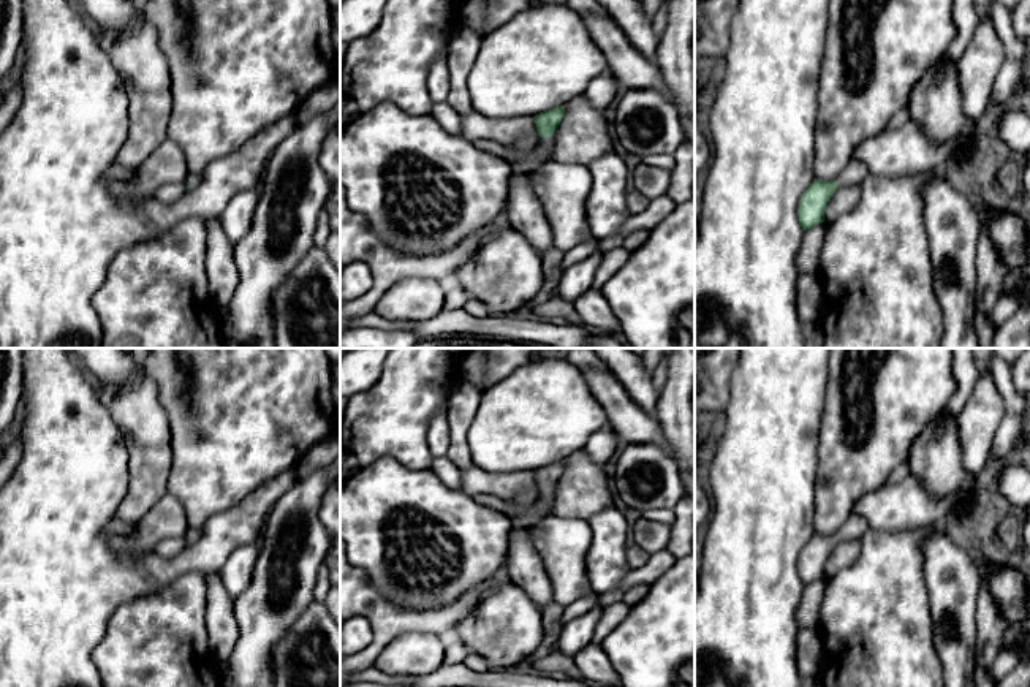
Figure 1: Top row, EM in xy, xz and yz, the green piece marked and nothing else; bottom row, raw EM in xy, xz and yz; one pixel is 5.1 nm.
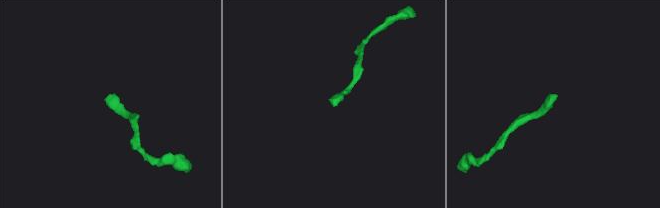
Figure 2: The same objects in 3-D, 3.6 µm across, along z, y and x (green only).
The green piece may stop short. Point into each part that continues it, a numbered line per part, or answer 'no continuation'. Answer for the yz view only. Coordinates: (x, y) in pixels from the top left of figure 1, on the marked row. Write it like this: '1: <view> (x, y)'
1: yz (855, 173)

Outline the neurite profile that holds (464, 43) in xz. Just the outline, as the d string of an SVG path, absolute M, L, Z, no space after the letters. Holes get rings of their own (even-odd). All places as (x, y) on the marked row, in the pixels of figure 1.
M460 24L449 36L448 68L449 93L448 104L460 116L473 109L468 92L468 76L481 47L481 36L470 27Z

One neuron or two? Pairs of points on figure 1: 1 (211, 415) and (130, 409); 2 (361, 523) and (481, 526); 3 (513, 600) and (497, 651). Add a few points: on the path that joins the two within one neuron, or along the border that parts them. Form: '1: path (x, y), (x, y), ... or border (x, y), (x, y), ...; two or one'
1: border (152, 377), (173, 448); two
2: path (391, 505), (415, 504), (451, 526); one
3: path (505, 613), (505, 638); one

